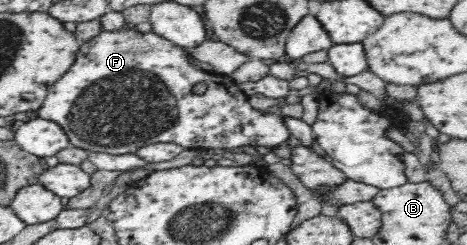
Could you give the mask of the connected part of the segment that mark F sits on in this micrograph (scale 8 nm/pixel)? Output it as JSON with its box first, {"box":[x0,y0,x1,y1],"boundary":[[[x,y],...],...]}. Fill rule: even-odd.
{"box":[37,27,291,155],"boundary":[[[129,27],[123,28],[121,32],[102,30],[99,36],[91,39],[79,48],[75,64],[50,86],[51,90],[37,109],[37,117],[58,124],[74,147],[89,152],[131,154],[143,146],[171,142],[185,149],[229,155],[229,151],[241,146],[274,149],[287,142],[291,136],[285,117],[251,106],[249,96],[241,90],[231,75],[206,73],[195,69],[185,58],[187,50],[175,46],[153,31],[139,33]],[[200,82],[207,86],[203,94],[193,91]]]}

